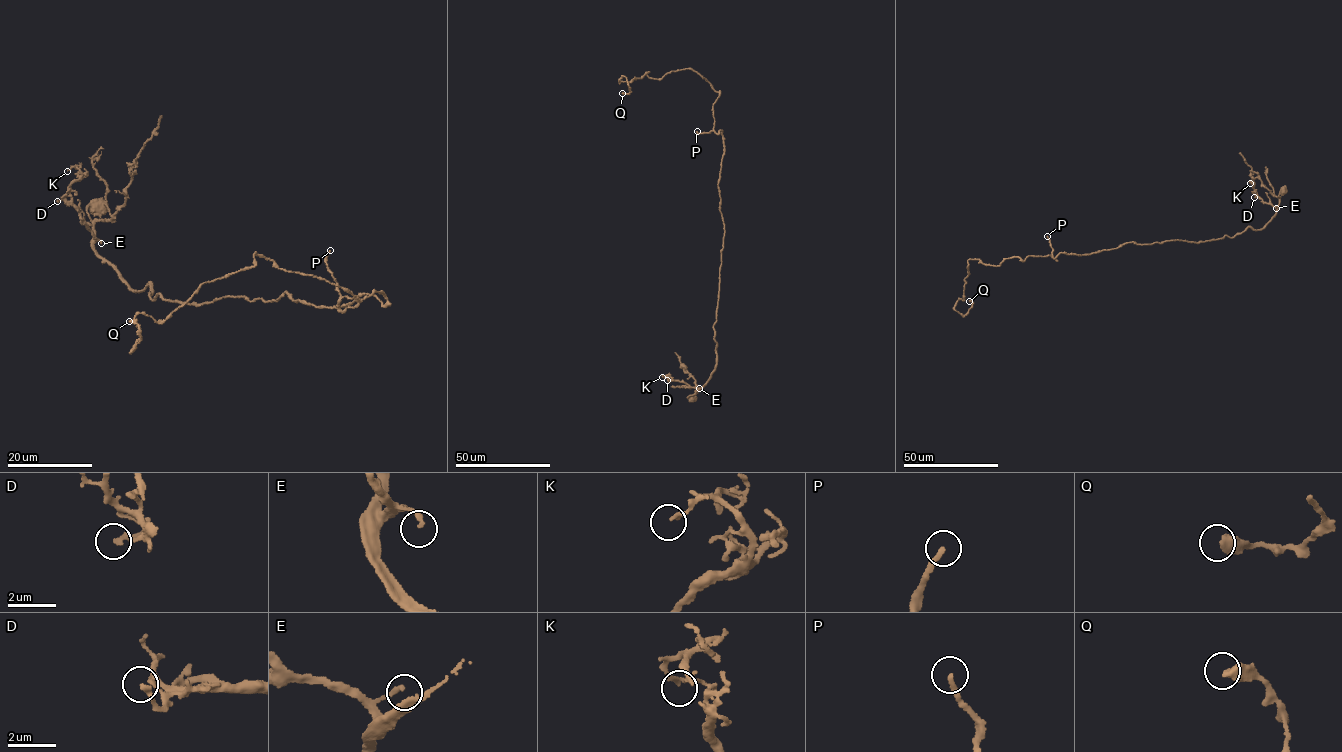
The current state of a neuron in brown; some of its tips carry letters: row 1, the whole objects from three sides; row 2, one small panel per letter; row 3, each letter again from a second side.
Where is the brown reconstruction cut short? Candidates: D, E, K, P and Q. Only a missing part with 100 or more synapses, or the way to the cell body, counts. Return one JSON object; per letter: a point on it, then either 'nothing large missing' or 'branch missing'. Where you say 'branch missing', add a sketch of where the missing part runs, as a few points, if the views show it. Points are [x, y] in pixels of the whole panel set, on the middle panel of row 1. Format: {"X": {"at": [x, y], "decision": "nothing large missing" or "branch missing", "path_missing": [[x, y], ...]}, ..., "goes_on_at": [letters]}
{"D": {"at": [667, 380], "decision": "nothing large missing"}, "E": {"at": [699, 388], "decision": "nothing large missing"}, "K": {"at": [662, 377], "decision": "nothing large missing"}, "P": {"at": [697, 131], "decision": "branch missing", "path_missing": [[697, 131], [701, 124], [686, 122], [666, 130], [653, 139], [626, 172], [588, 184], [587, 189], [597, 188]]}, "Q": {"at": [622, 93], "decision": "nothing large missing"}, "goes_on_at": ["P"]}

